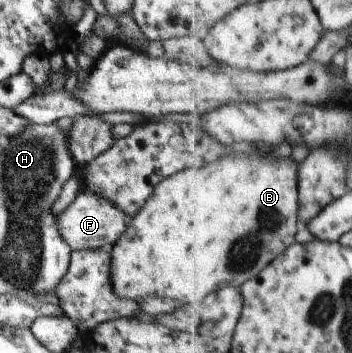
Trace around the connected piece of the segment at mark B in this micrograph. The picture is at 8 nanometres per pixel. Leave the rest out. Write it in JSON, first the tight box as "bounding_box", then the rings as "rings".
{"bounding_box":[109,155,302,308],"rings":[[[230,155],[226,159],[214,161],[206,167],[183,169],[180,173],[175,173],[166,179],[163,179],[152,192],[144,207],[131,219],[126,227],[126,231],[118,237],[118,241],[109,248],[110,254],[110,283],[112,289],[122,297],[122,299],[131,299],[132,301],[140,301],[142,297],[148,295],[156,295],[156,297],[167,297],[174,299],[178,305],[191,305],[193,308],[210,307],[209,298],[213,293],[219,292],[225,287],[236,286],[242,287],[248,279],[258,277],[268,265],[284,255],[292,245],[296,244],[296,234],[302,229],[301,215],[301,185],[299,180],[299,165],[294,158],[274,157],[274,155],[256,157],[255,155],[246,155],[244,157],[236,157]]]}

